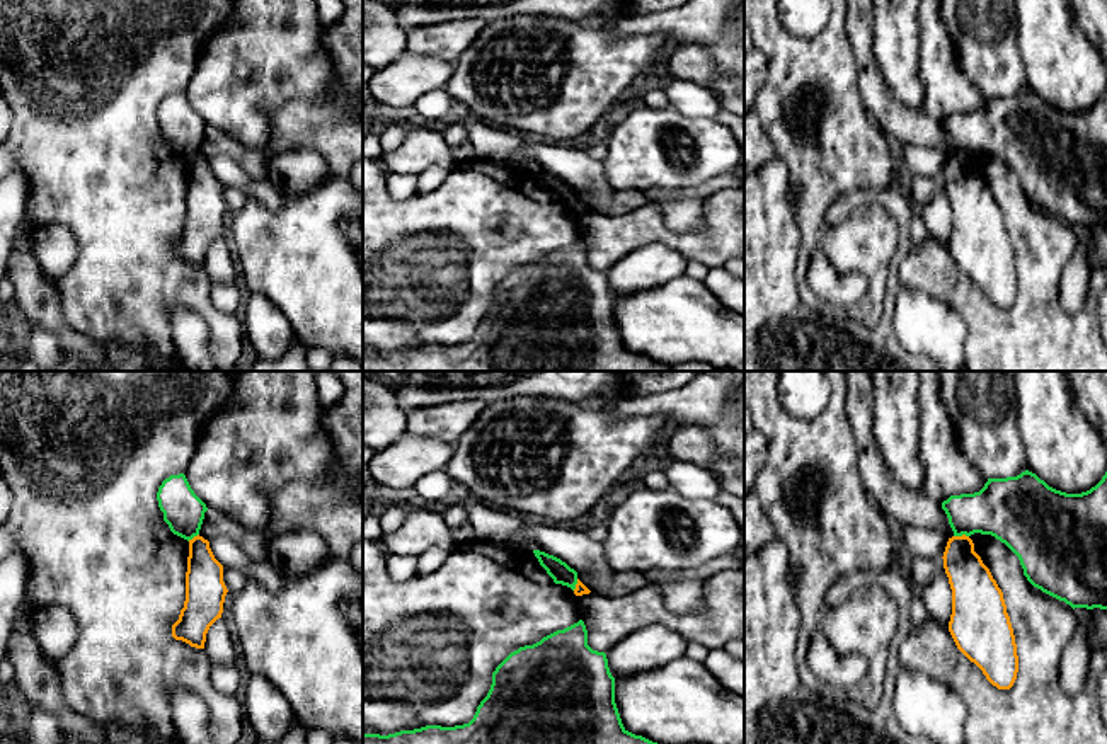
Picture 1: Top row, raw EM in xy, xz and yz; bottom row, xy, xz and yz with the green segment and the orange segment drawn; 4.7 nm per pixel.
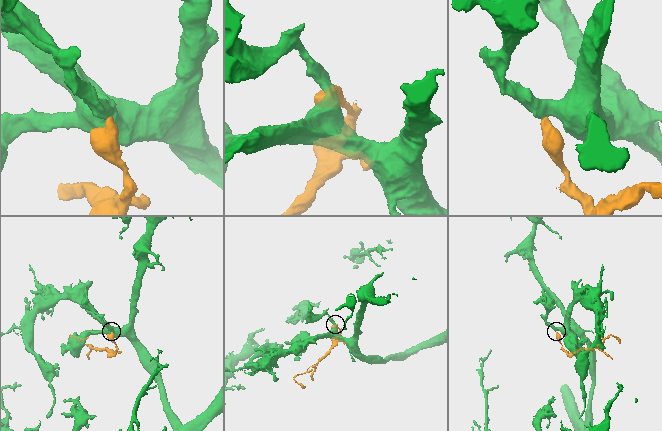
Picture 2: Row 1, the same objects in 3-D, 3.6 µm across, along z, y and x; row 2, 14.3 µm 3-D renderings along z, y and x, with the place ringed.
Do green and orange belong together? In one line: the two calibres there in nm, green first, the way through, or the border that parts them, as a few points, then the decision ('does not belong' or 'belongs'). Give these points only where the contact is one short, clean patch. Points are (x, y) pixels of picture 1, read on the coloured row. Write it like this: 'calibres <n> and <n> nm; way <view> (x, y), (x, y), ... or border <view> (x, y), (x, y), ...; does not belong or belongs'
calibres 280 and 200 nm; border yz (968, 535), (954, 537); does not belong

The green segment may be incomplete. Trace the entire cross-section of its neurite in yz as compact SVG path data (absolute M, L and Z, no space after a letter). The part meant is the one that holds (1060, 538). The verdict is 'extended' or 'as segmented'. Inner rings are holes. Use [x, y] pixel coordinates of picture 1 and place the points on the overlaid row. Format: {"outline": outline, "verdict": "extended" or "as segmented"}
{"outline": "M1025 470L1017 477L988 478L974 494L942 502L954 536L991 535L1020 560L1027 581L1075 608L1107 610L1107 472L1087 492L1066 494Z", "verdict": "as segmented"}

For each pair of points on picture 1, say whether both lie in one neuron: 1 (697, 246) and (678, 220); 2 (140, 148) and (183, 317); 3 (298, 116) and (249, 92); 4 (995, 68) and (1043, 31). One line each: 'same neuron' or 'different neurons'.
1: different neurons
2: different neurons
3: different neurons
4: different neurons

